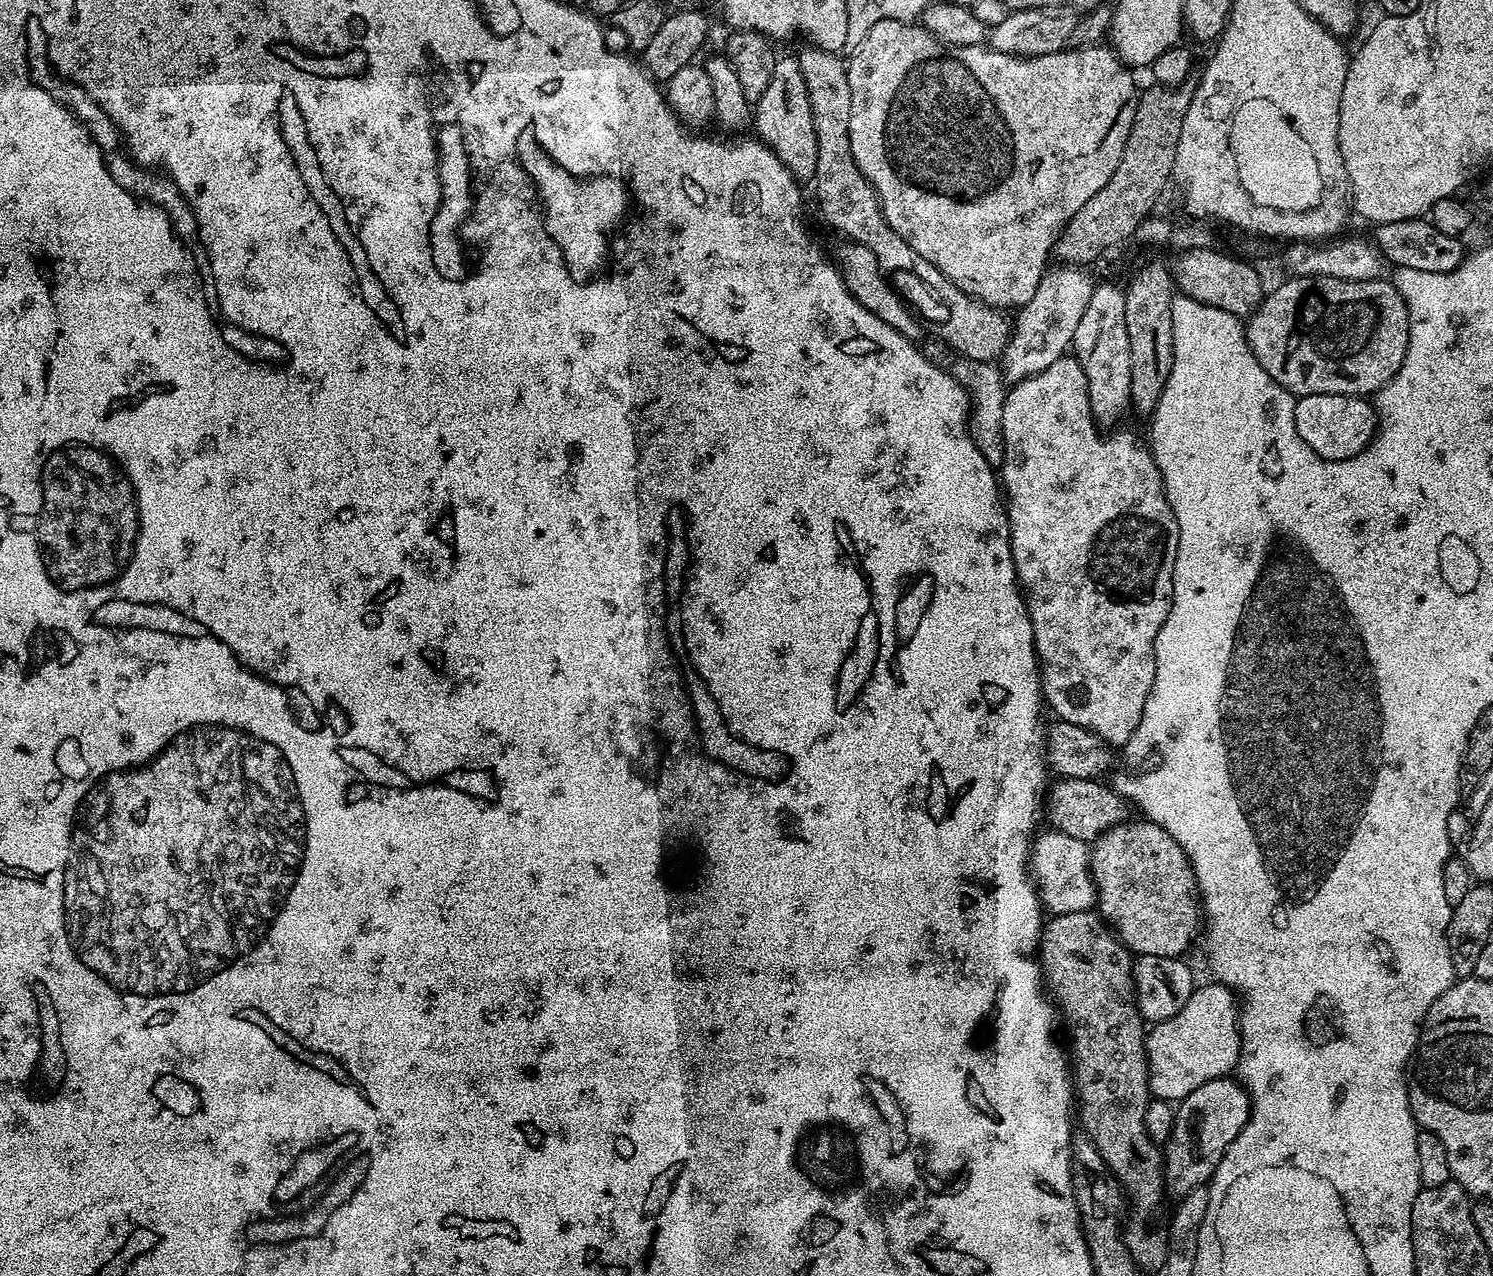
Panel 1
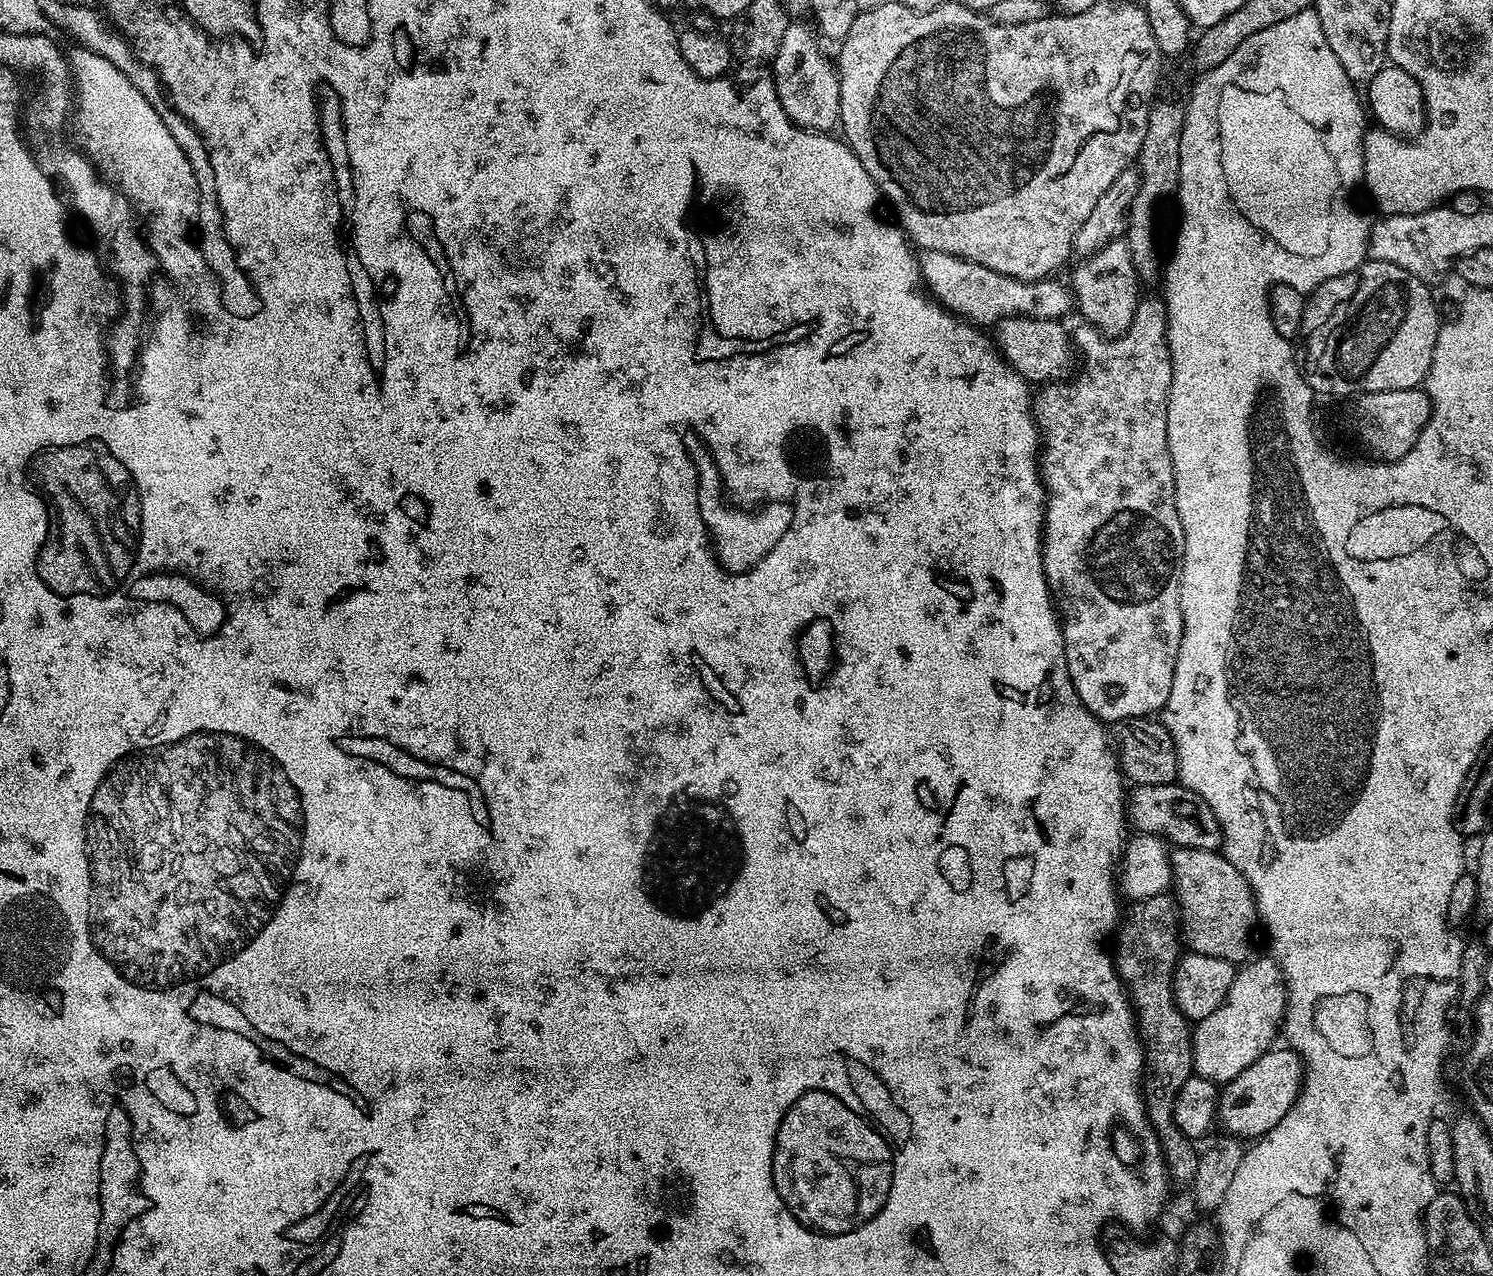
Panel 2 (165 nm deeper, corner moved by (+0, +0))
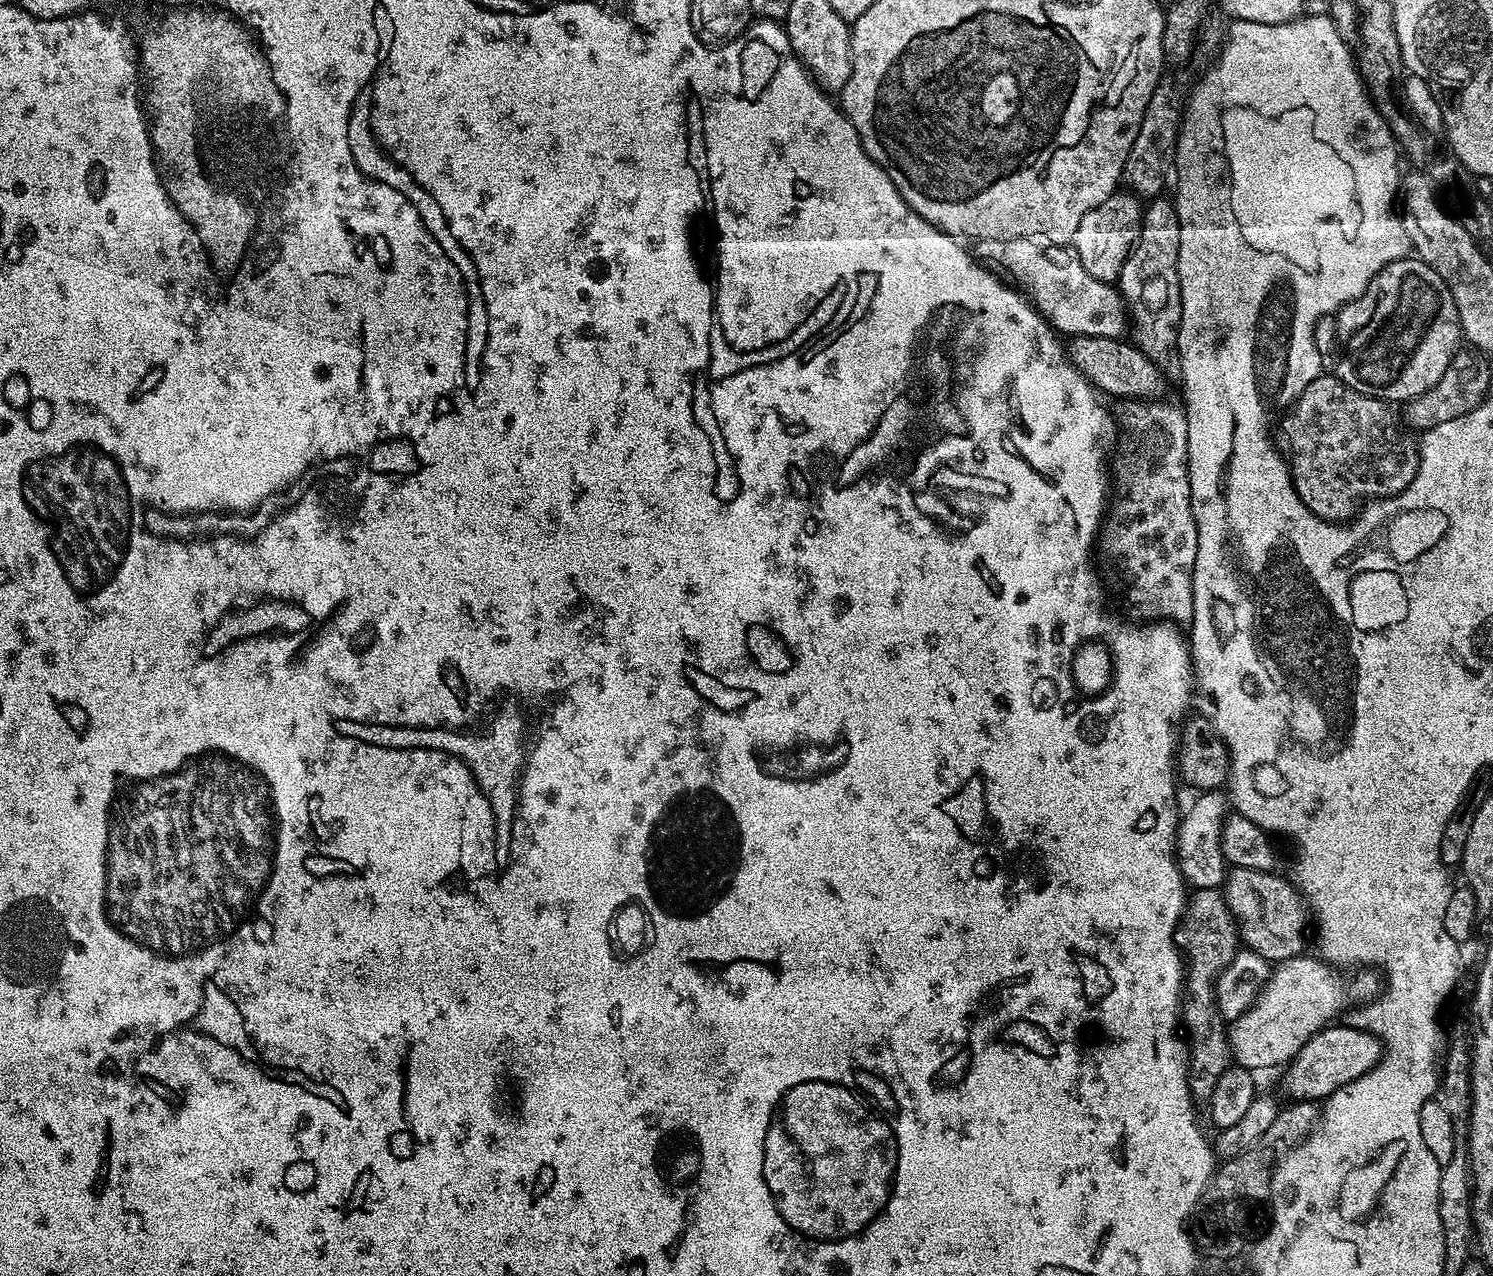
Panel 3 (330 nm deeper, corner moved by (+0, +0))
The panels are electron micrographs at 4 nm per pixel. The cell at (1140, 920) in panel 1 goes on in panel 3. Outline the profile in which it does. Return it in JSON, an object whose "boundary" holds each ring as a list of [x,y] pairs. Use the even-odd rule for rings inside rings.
{"boundary":[[[1232,868],[1222,888],[1230,910],[1236,916],[1243,947],[1251,952],[1262,954],[1269,962],[1279,962],[1286,958],[1294,958],[1305,951],[1304,943],[1310,940],[1310,909],[1307,900],[1300,894],[1299,888],[1291,879],[1283,880],[1276,872],[1263,872],[1249,868]]]}

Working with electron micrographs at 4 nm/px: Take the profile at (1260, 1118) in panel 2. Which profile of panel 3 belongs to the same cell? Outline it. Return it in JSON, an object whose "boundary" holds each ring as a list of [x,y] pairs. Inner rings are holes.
{"boundary":[[[1348,1022],[1340,1023],[1325,1026],[1321,1032],[1314,1034],[1314,1038],[1310,1038],[1310,1042],[1306,1042],[1306,1046],[1302,1046],[1291,1064],[1287,1065],[1283,1075],[1284,1092],[1289,1096],[1289,1101],[1323,1102],[1342,1086],[1354,1082],[1354,1078],[1366,1074],[1383,1057],[1384,1045],[1375,1034],[1353,1028]]]}

